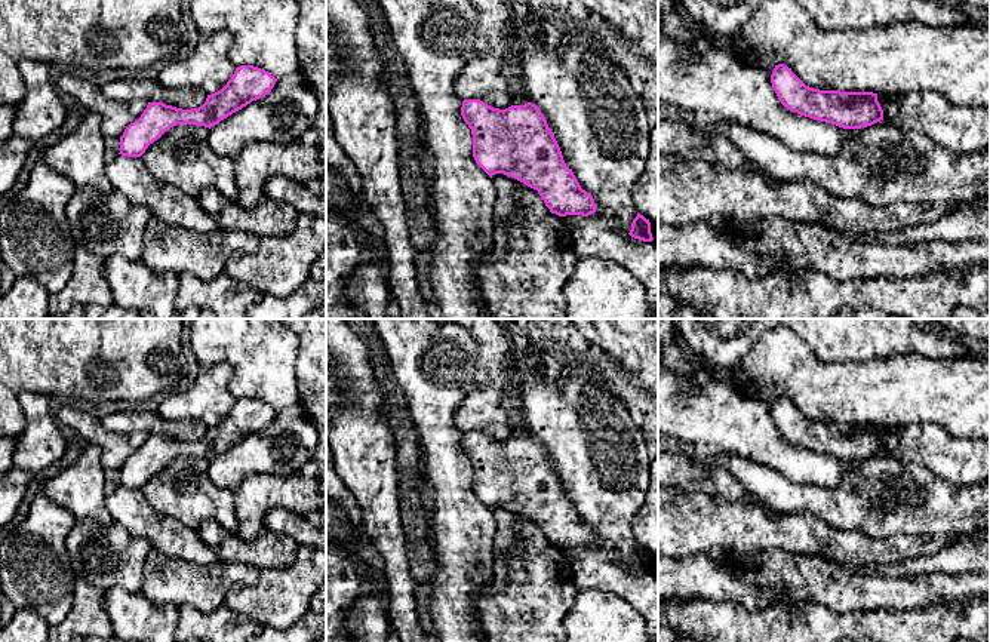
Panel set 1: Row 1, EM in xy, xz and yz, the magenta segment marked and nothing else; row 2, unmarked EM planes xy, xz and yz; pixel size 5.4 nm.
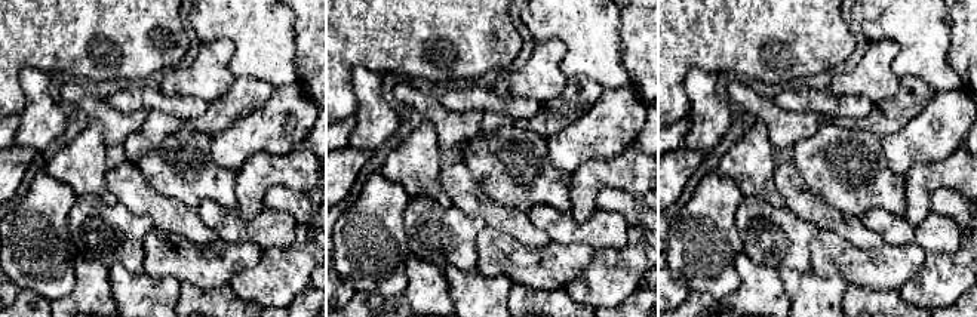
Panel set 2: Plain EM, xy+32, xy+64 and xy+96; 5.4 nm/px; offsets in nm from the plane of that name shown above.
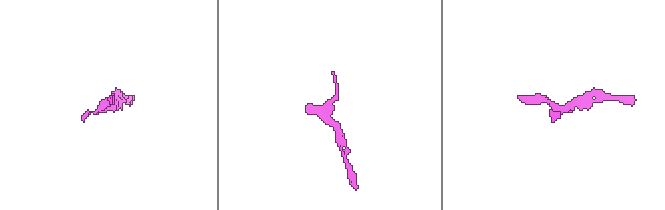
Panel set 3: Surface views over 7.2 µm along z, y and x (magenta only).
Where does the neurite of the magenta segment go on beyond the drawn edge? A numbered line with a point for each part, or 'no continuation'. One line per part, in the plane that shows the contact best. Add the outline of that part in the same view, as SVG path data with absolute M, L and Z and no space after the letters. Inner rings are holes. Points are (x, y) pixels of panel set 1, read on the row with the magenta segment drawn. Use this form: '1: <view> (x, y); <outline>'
no continuation

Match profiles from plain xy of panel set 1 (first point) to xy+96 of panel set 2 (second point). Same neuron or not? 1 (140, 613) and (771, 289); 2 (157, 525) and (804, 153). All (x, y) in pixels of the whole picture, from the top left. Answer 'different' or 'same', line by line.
1: different
2: different

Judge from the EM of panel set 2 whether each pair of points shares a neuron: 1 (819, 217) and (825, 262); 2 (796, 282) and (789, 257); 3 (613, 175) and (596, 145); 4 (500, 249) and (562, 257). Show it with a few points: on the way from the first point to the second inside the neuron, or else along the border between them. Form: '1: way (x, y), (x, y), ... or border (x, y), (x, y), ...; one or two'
1: border (819, 228), (835, 231), (851, 245); two
2: border (777, 268), (787, 267), (810, 271); two
3: border (633, 142), (611, 157), (586, 159), (571, 174); two
4: way (515, 257), (547, 257); one

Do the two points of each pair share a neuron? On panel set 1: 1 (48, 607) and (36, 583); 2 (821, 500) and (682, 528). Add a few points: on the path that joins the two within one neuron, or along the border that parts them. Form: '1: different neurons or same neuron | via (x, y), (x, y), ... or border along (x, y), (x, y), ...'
1: same neuron | via (48, 601), (48, 595), (42, 589)
2: different neurons | border along (762, 501), (777, 510), (806, 513)

